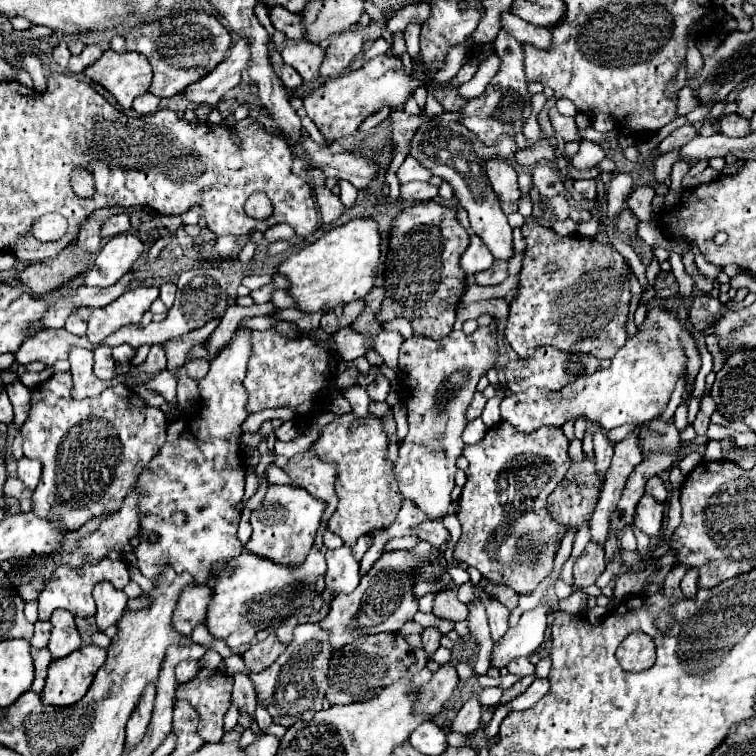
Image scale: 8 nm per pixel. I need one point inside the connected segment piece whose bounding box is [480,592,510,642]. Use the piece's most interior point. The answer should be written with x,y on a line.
498,614

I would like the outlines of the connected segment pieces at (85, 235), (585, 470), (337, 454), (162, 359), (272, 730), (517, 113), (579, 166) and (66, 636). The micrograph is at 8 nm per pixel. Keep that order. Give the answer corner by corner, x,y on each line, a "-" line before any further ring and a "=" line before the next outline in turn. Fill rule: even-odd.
86,218
84,222
82,222
82,228
80,228
80,232
78,232
78,246
80,248
84,248
84,250
88,250
90,254
94,254
94,252
98,252
100,250
100,246
102,246
102,236
100,236
100,228
102,228
102,224
96,220
96,218
=
584,456
584,460
580,462
572,460
566,472
566,480
562,480
562,484
558,484
558,488
550,494
546,510
556,522
564,522
568,530
580,528
584,522
590,522
600,498
600,490
602,490
602,480
598,478
598,472
596,472
596,460
590,456
=
354,412
350,414
342,414
338,420
334,420
332,424
322,428
322,434
318,438
318,442
312,446
314,452
322,458
322,460
334,460
338,464
338,480
336,480
336,494
340,498
338,508
334,512
334,516
328,520
328,530
332,530
334,534
340,534
340,538
344,540
344,544
354,546
358,536
368,534
370,530
378,528
378,526
390,526
402,506
402,494
398,490
398,484
394,480
394,472
392,472
392,462
386,458
388,454
388,436
382,430
382,418
378,416
366,416
360,418
=
154,344
154,346
150,346
150,354
148,354
146,362
140,364
140,366
136,366
136,368
132,368
130,374
146,378
146,376
156,374
160,370
166,370
166,352
164,352
162,344
=
253,723
251,729
256,735
259,735
259,736
265,735
265,734
272,734
279,738
282,738
282,736
284,736
284,734
287,731
287,728
285,728
282,725
275,724
275,723
272,723
271,726
267,729
257,728
257,724
=
500,30
494,40
494,52
500,56
502,66
498,74
490,80
486,90
478,96
468,100
460,110
460,120
468,130
472,130
486,146
494,146
498,136
508,134
516,136
522,132
524,122
532,114
532,102
528,92
528,80
524,74
524,46
514,40
512,34
506,34
506,30
=
582,140
580,142
580,150
578,154
572,158
572,166
576,170
590,170
594,166
598,166
598,162
604,158
604,150
594,144
594,142
588,142
588,140
=
54,610
50,622
52,622
52,636
48,642
48,650
54,660
68,656
70,652
74,652
82,646
82,638
76,630
74,616
70,612

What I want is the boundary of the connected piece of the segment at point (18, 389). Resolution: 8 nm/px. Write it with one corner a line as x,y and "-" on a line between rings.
14,380
12,384
4,386
8,392
8,398
14,406
13,425
17,432
22,428
28,418
30,410
30,389
26,388
20,380

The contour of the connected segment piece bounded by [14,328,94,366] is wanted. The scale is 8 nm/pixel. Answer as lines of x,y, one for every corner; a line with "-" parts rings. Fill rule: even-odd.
60,328
60,330
48,330
44,334
26,338
22,348
14,352
14,358
16,358
16,364
20,366
34,360
42,364
54,364
58,360
66,360
72,346
84,346
84,348
94,350
94,346
90,346
86,338
72,336
64,328

